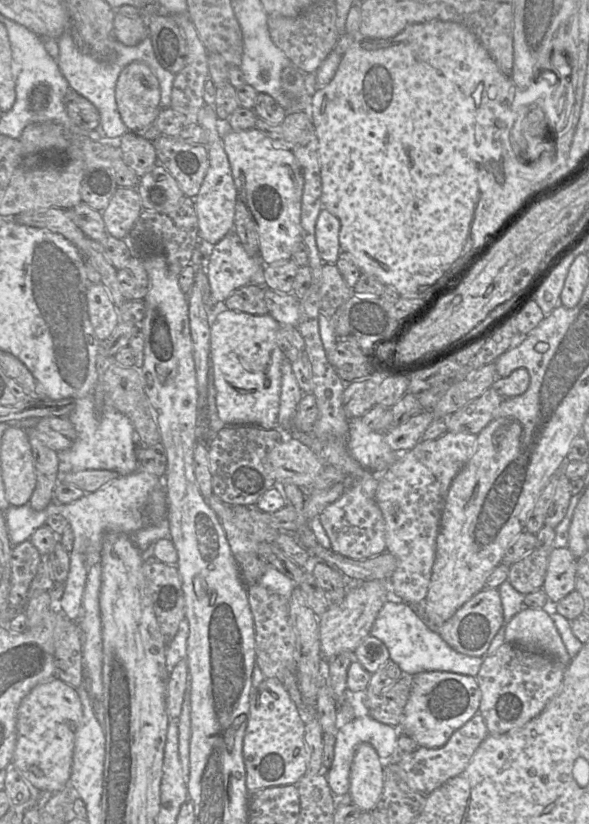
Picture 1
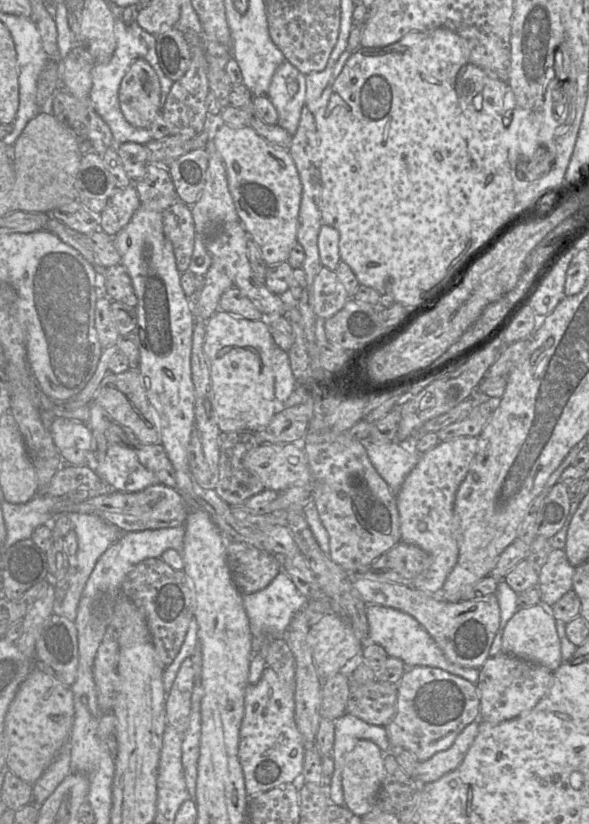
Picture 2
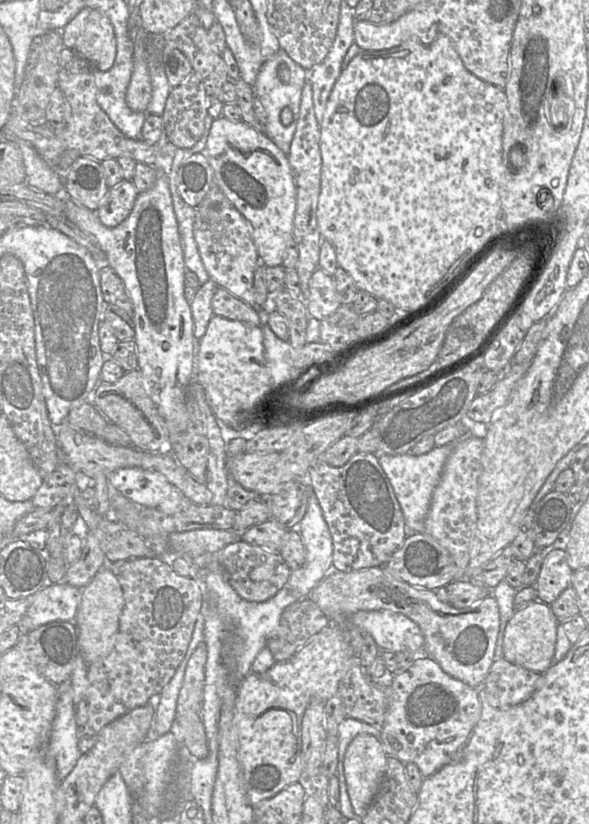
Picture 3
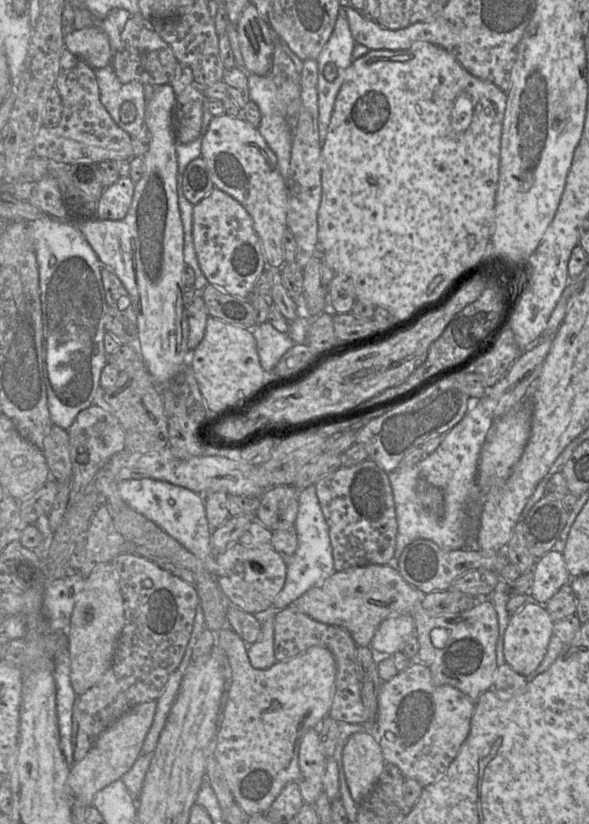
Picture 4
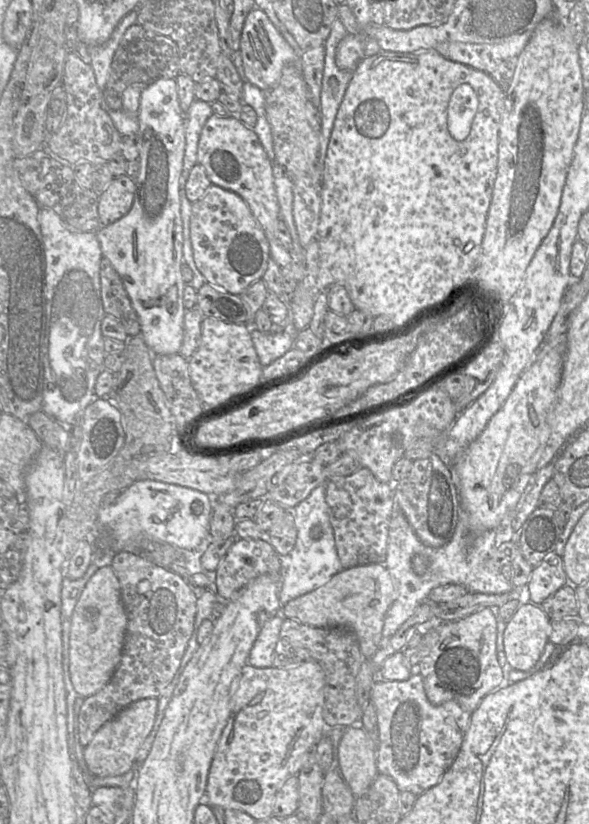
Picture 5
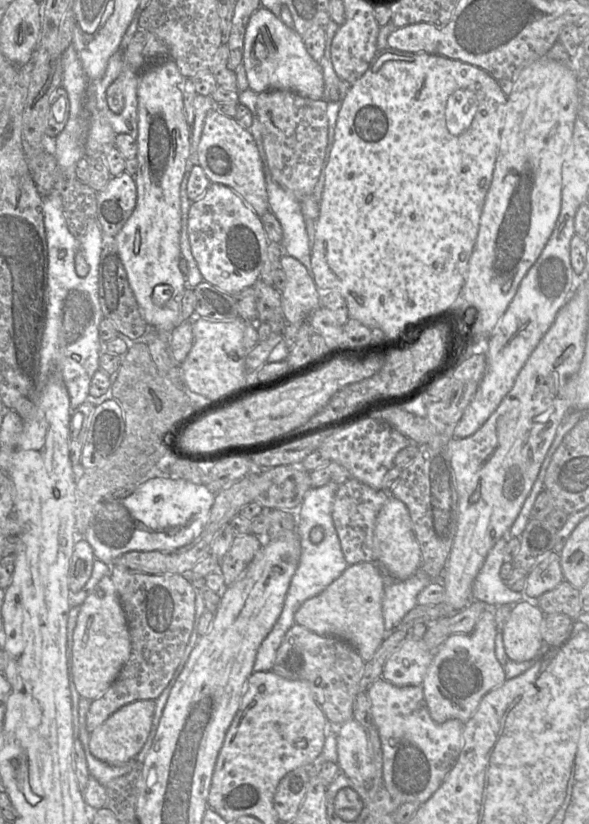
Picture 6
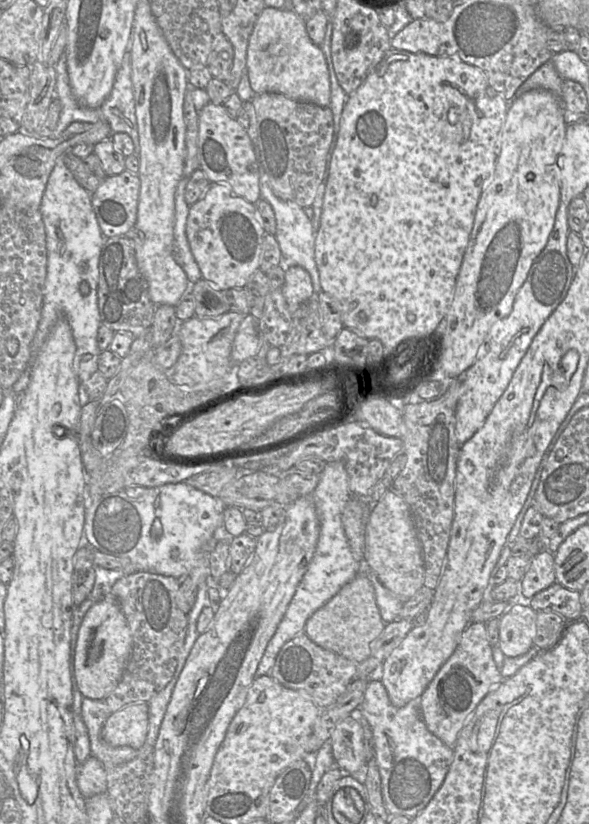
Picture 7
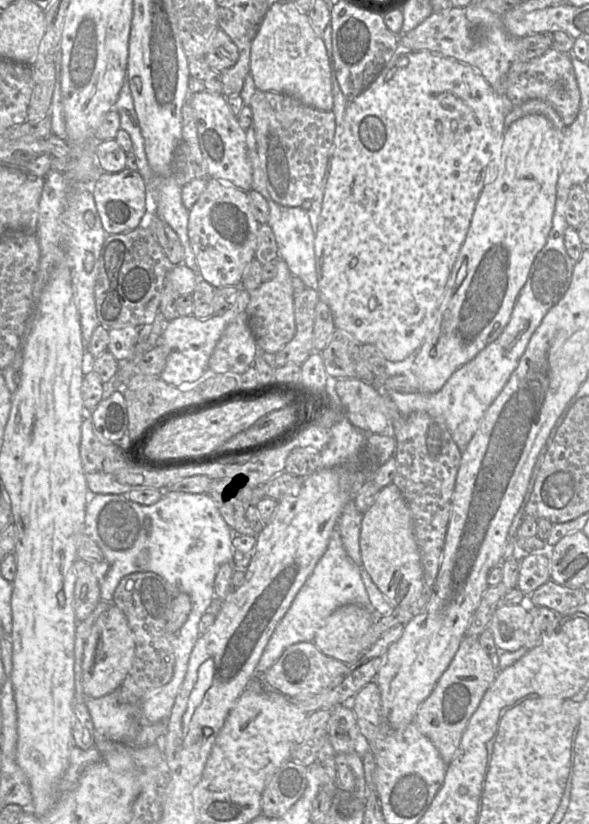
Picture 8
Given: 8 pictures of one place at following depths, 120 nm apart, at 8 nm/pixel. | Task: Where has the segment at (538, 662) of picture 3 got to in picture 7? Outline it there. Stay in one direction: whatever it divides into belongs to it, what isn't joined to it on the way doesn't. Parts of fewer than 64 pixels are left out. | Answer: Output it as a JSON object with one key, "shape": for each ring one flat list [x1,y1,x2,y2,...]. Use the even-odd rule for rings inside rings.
{"shape":[[515,603,499,618,499,647,506,657,518,657,534,646,537,612]]}

